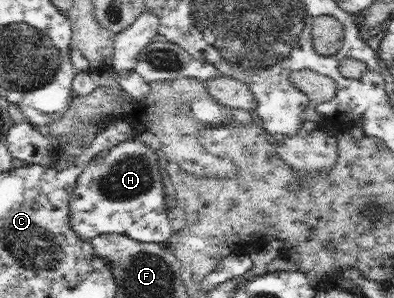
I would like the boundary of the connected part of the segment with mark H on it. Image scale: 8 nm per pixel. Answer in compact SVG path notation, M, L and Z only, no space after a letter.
M138 136L124 140L116 144L114 148L100 152L96 158L85 166L83 174L78 178L69 203L70 227L82 241L92 242L102 234L117 233L130 239L146 243L164 243L173 236L170 222L168 221L169 210L166 209L165 187L159 169L157 152L146 146Z

